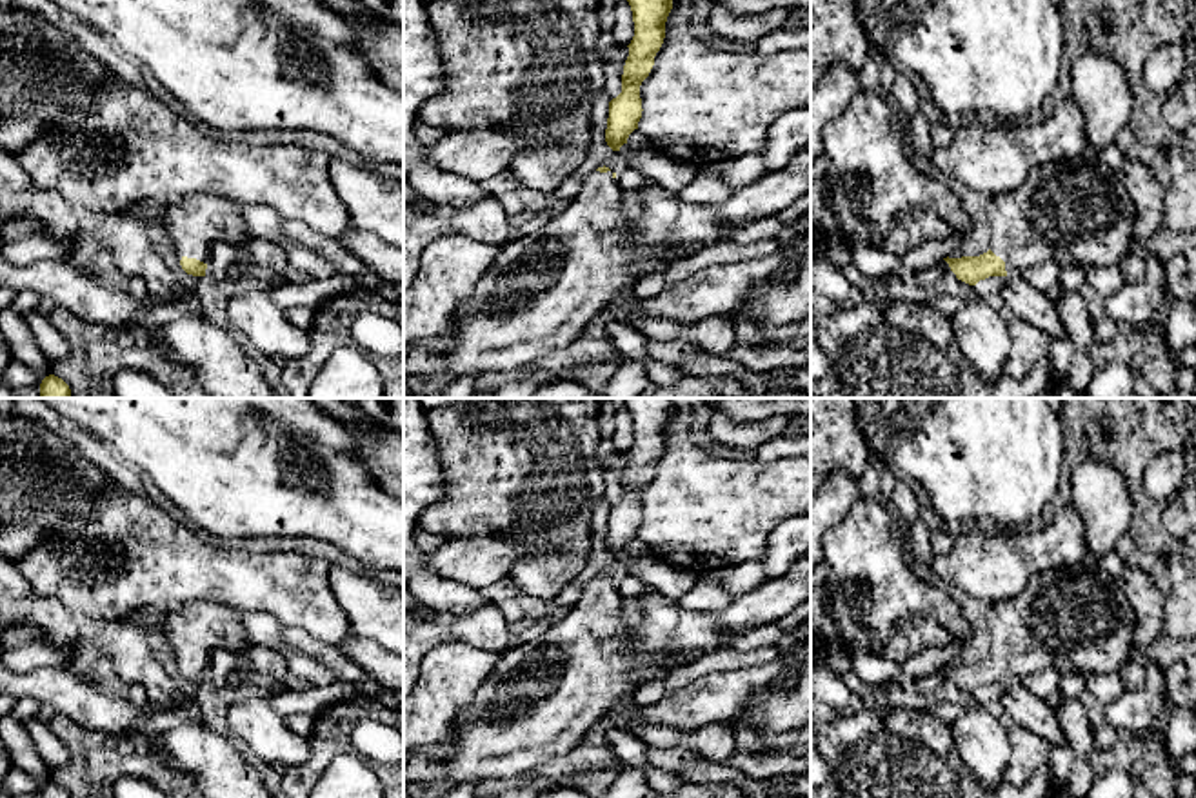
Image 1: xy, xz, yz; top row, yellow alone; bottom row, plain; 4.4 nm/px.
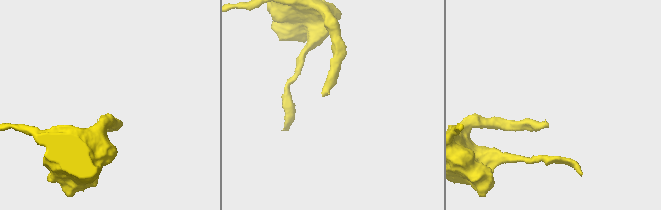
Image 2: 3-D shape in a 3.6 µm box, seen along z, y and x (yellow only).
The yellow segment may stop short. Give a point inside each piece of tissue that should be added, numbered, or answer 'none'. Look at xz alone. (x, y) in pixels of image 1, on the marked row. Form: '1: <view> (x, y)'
1: xz (542, 289)

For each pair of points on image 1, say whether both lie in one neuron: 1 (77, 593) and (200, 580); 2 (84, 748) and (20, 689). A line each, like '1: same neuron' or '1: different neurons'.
1: same neuron
2: different neurons

